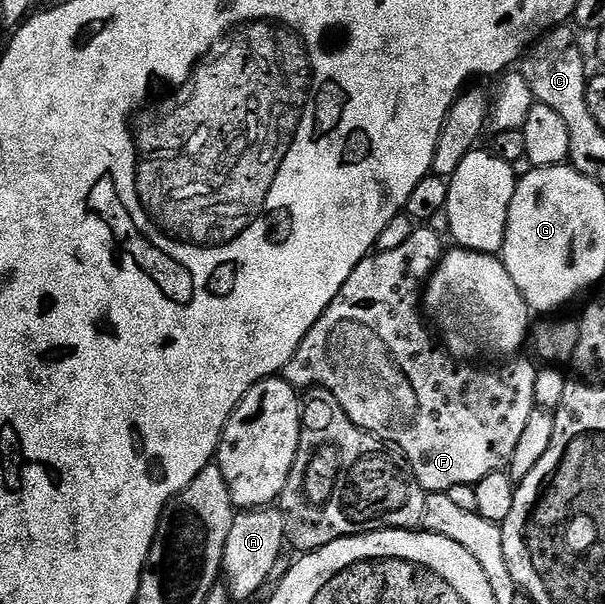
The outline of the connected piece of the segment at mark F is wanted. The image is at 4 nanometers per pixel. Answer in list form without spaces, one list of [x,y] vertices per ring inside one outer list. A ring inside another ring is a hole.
[[[431,225],[416,226],[412,230],[409,241],[397,245],[397,249],[376,250],[374,253],[368,254],[367,258],[362,259],[357,265],[357,269],[353,269],[353,273],[349,273],[345,285],[341,285],[341,289],[337,293],[337,297],[333,297],[333,301],[327,306],[325,313],[321,313],[321,317],[313,325],[313,329],[309,329],[309,333],[303,338],[297,349],[297,353],[281,372],[282,378],[286,379],[296,389],[323,387],[329,393],[333,393],[336,403],[341,405],[343,412],[362,431],[366,431],[369,435],[375,435],[384,443],[398,448],[401,454],[407,458],[408,463],[411,464],[411,471],[415,474],[415,480],[421,484],[426,492],[446,492],[453,489],[453,485],[474,485],[485,477],[489,477],[489,473],[504,470],[511,462],[513,449],[517,449],[517,441],[521,441],[521,433],[529,422],[529,417],[537,409],[535,394],[533,393],[533,385],[537,383],[536,364],[531,364],[527,359],[519,359],[523,357],[511,357],[504,362],[507,363],[504,367],[461,365],[460,360],[444,350],[437,339],[437,344],[435,344],[434,337],[427,332],[427,327],[423,324],[425,315],[421,310],[421,288],[431,278],[431,272],[434,271],[444,254],[443,239],[431,228]]]

